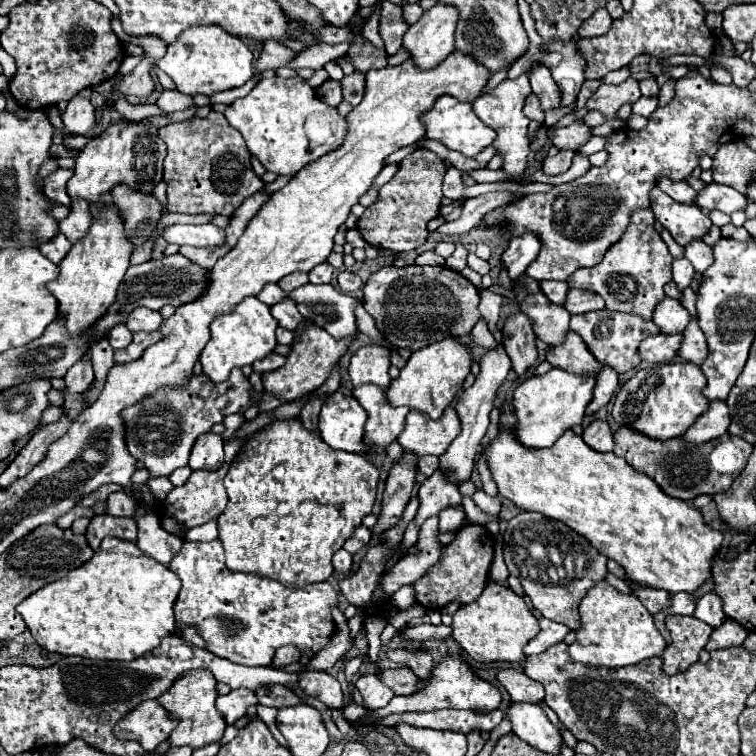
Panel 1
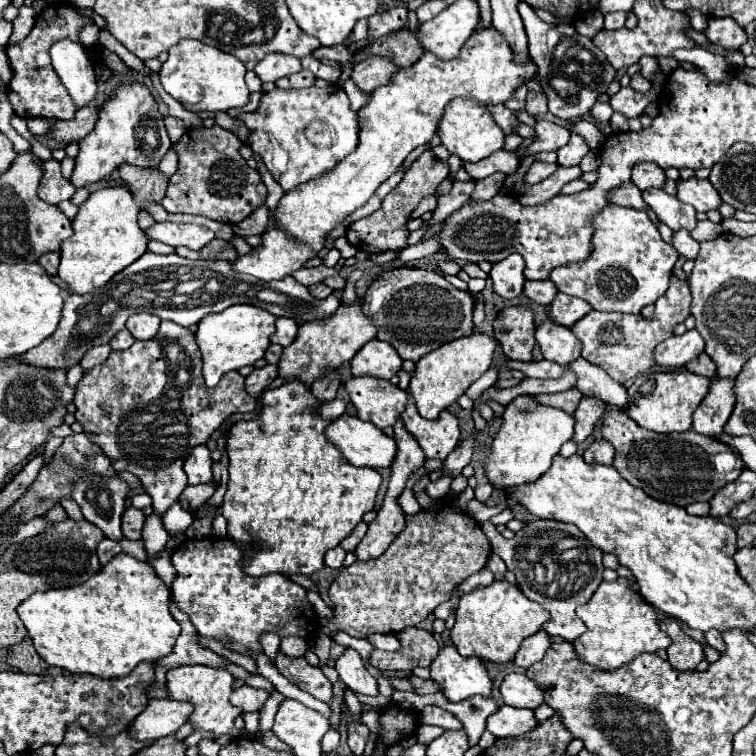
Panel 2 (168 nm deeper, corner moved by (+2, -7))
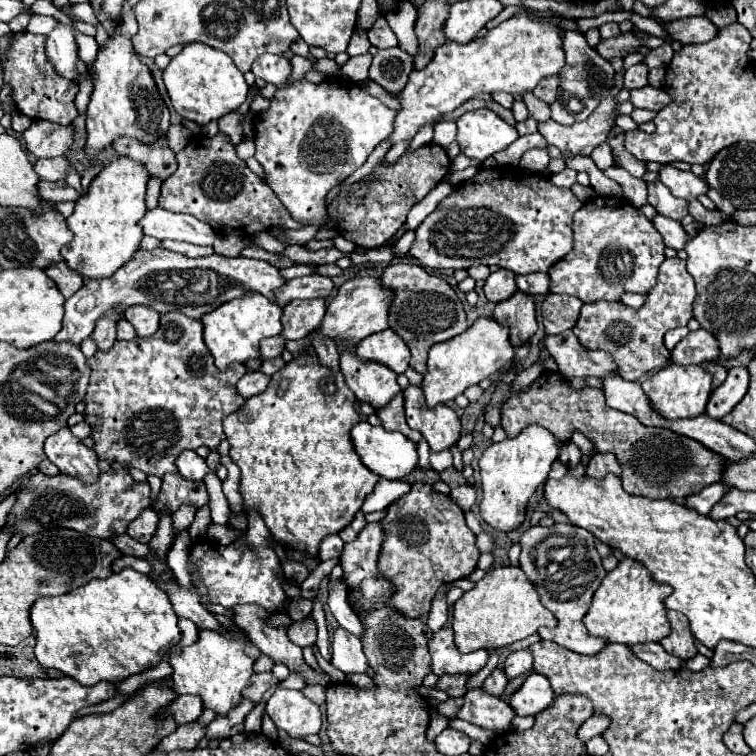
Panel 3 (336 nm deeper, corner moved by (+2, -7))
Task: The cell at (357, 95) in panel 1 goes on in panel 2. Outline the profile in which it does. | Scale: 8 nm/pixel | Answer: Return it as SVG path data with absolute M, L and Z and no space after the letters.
M369 56L361 64L355 64L351 78L361 90L373 92L383 84L391 84L395 72L399 70L401 68L393 60L387 60L383 56Z

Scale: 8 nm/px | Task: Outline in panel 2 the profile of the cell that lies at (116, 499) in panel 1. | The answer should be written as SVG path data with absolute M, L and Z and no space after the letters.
M131 506L123 512L121 528L123 528L123 536L127 540L141 540L143 524L145 524L145 512L143 510L137 510L137 508Z

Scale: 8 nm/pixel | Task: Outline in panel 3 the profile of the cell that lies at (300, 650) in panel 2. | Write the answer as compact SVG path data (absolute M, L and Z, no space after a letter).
M309 616L307 620L301 620L301 622L295 622L293 626L289 626L287 636L289 636L289 640L291 640L293 644L297 644L297 646L301 646L301 648L315 644L317 628L315 628L313 618Z

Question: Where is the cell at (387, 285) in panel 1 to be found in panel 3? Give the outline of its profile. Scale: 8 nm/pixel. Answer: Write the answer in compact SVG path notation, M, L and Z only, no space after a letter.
M399 262L399 264L387 266L381 274L381 284L393 294L391 306L389 306L389 328L395 330L403 338L403 342L409 346L411 350L409 366L421 374L425 372L427 352L433 344L451 340L469 328L465 320L463 302L443 278L427 274L417 264Z

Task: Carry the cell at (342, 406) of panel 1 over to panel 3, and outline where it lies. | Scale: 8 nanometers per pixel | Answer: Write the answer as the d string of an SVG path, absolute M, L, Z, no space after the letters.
M357 422L351 428L351 440L361 462L381 478L401 480L417 466L417 446L411 444L401 432L387 432L381 426L371 426L369 422Z

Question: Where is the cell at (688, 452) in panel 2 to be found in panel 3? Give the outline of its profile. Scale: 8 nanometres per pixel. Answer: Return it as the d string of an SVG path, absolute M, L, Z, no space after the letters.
M543 372L521 396L511 398L501 408L501 426L507 436L517 436L527 424L541 424L563 442L573 430L583 432L599 452L613 452L623 470L623 488L629 494L645 498L687 498L705 486L723 478L727 458L709 450L693 438L681 436L667 428L649 428L639 424L631 414L607 408L599 388L569 388L557 372Z

